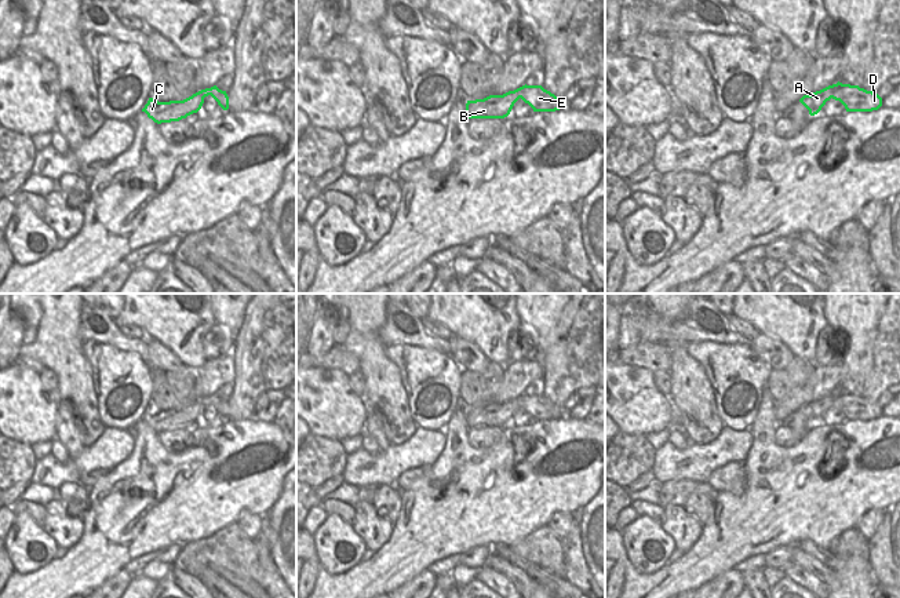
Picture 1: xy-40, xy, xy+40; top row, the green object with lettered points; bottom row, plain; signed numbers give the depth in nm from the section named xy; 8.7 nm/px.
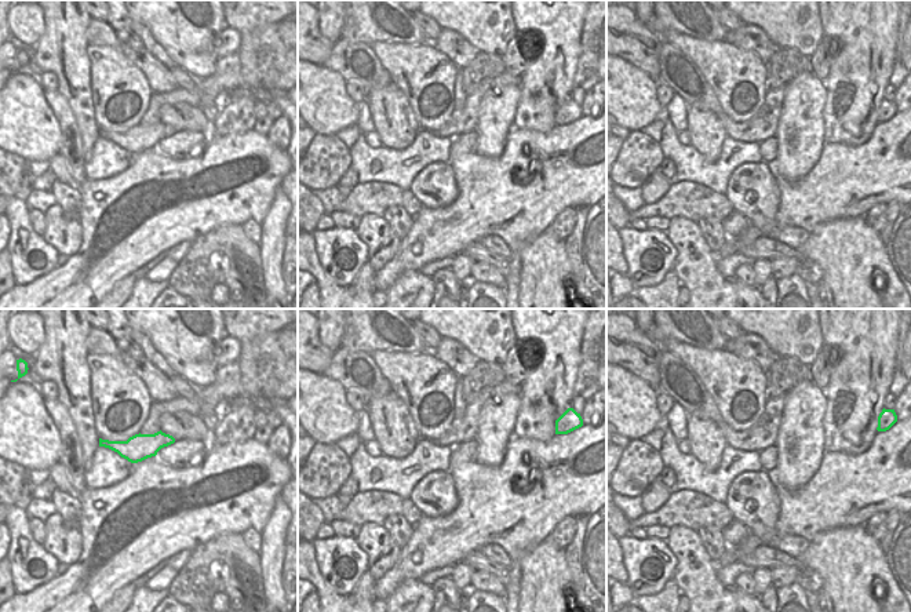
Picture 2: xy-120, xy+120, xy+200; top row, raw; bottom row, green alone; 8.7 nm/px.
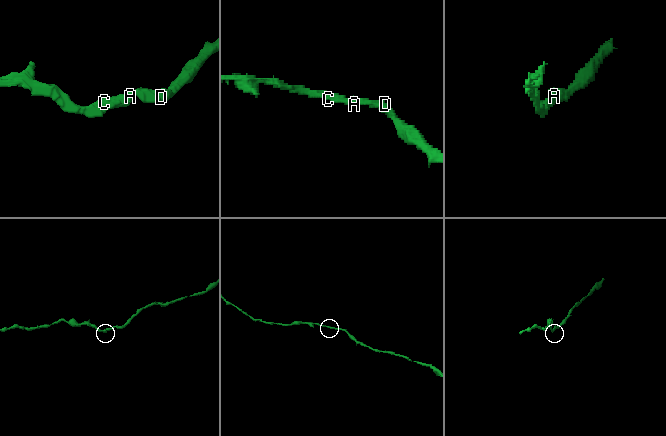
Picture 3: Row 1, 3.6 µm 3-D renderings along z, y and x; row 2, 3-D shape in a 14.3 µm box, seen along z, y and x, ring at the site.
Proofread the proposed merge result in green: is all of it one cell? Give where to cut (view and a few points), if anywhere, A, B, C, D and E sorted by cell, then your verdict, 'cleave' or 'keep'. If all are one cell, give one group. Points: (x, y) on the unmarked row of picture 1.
cut none; groups A B C D E; keep

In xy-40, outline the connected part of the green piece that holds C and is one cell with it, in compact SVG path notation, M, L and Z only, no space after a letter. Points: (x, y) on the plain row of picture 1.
M214 394L211 397L201 398L183 409L158 411L149 406L142 420L145 420L147 426L157 433L179 430L193 422L197 422L204 412L204 406L208 404L211 404L223 419L229 417L229 405L226 400Z

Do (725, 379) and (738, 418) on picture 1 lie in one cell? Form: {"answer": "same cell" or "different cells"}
{"answer": "same cell"}

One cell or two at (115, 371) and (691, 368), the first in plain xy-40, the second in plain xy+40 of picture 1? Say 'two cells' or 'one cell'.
two cells

